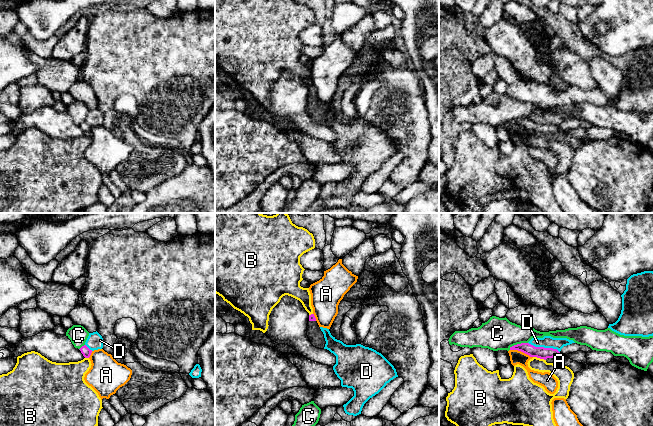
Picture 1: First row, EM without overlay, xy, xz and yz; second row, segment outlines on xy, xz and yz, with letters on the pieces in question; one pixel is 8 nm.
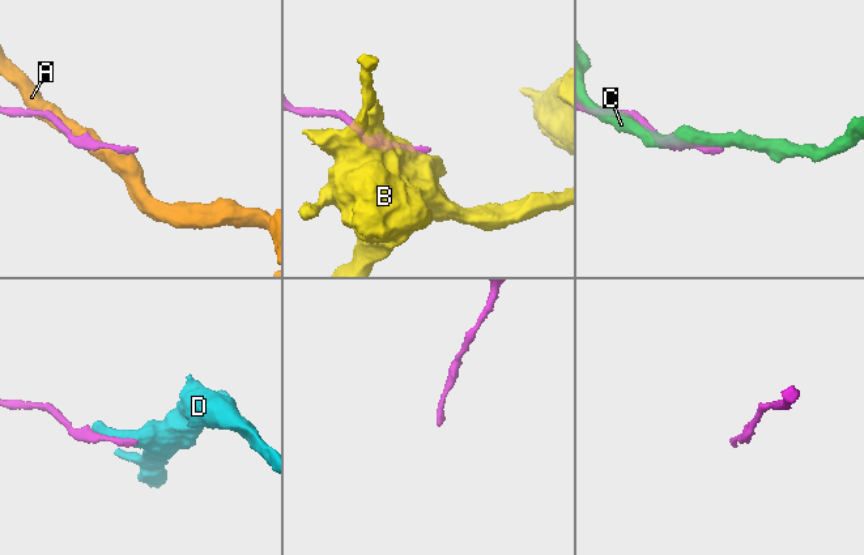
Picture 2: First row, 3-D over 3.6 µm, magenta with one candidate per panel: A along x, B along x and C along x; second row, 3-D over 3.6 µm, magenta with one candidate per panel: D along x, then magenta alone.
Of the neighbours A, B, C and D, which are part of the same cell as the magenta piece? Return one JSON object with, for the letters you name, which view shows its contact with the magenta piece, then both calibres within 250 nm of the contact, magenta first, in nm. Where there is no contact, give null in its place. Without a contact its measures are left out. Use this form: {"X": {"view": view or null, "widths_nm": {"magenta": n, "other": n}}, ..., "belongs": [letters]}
{"belongs": []}

